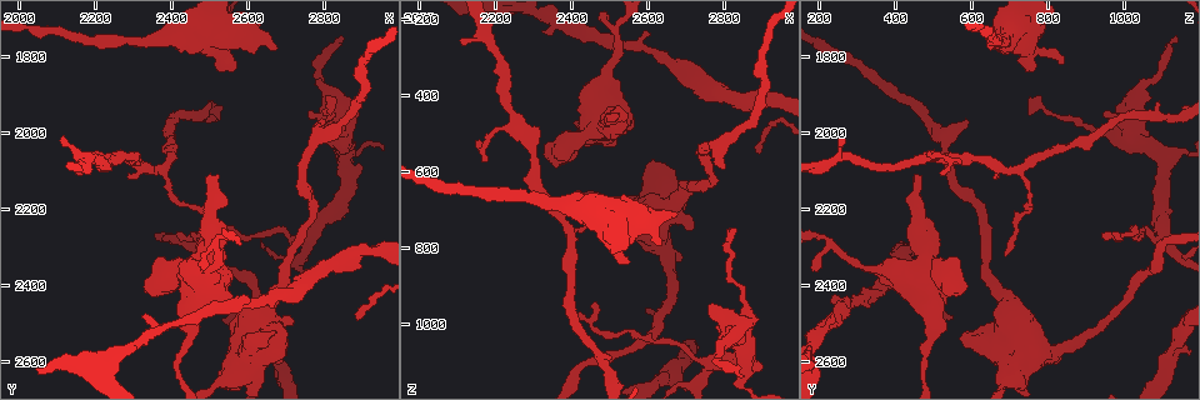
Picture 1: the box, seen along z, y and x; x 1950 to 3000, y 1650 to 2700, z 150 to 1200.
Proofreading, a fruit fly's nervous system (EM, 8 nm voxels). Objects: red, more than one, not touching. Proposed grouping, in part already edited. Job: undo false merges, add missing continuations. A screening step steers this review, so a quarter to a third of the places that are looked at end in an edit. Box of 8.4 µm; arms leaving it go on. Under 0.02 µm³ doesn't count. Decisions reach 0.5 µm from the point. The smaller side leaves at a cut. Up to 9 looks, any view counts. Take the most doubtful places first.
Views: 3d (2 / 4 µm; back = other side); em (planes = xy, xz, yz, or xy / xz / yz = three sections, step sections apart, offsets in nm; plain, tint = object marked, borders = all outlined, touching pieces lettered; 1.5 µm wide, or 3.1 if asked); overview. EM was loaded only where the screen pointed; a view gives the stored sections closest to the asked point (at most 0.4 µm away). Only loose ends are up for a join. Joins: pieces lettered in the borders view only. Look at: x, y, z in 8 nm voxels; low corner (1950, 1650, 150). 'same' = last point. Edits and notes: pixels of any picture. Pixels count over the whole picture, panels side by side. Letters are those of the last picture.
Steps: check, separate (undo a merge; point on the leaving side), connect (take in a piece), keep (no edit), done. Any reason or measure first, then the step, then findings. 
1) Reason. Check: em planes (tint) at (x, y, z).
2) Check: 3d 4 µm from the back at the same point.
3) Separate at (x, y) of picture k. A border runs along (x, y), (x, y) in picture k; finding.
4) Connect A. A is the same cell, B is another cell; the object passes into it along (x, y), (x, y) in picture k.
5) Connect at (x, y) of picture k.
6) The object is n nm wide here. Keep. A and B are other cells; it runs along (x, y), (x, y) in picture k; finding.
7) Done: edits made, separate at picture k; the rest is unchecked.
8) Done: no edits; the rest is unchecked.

Tapers out. Check: 3d 4 µm at (2845, 1760, 1140).

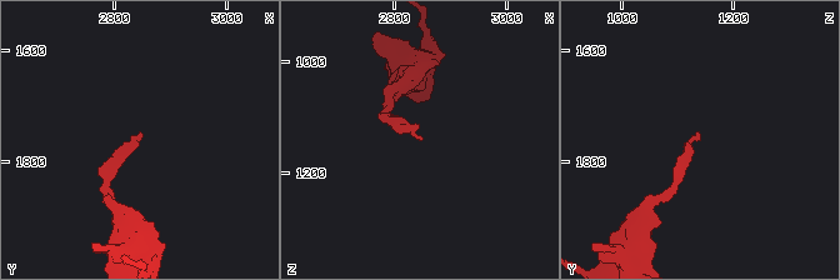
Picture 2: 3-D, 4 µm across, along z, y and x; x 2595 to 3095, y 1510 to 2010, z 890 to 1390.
Now the EM. Check: em planes (borders) at (2845, 1755, 1145).

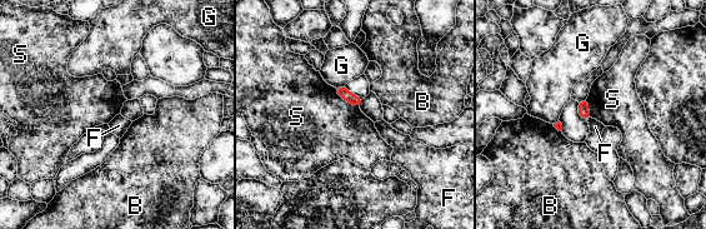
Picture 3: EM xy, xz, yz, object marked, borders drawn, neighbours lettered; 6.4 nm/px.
The longest contact is with S, 220 nm. Keep. B, F, G and S are other cells; a border runs along (334, 88), (340, 96), (359, 108) in picture 3; no lettered piece goes on from it.

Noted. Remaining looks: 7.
Free end. Check: em planes (borders) at (2500, 2110, 465).

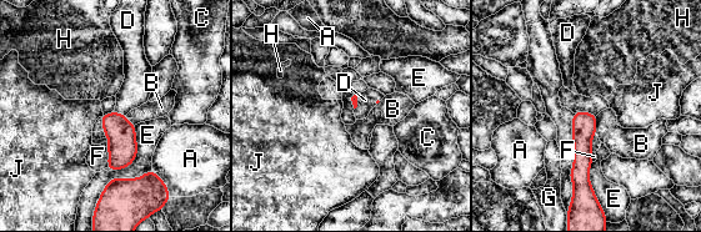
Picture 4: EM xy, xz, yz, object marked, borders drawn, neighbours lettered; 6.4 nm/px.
Connect D. D is the same cell, A, B, C, E, F, G, H and J are other cells; the object passes into it along (123, 149), (119, 114), (136, 87) in picture 4; it goes on there.

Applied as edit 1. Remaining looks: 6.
Check: em planes (tint) at (2800, 1970, 585).

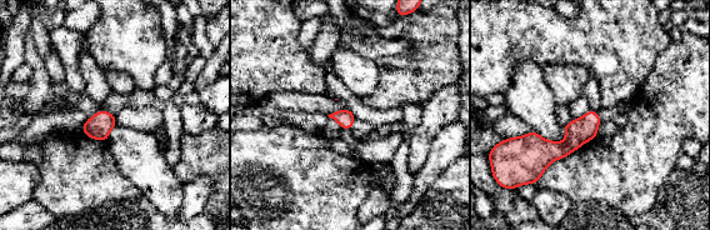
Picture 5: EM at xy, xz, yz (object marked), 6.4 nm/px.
See the neighbours. Check: em planes (borders) at the same point.

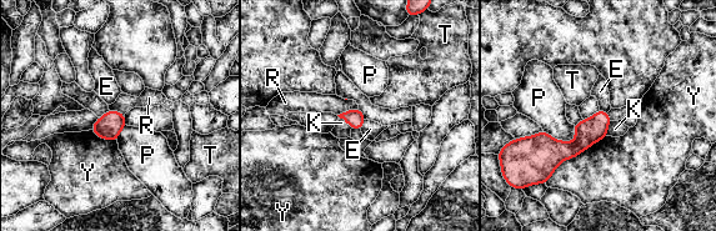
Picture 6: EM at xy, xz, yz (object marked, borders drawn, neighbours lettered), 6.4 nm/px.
The object is 110 nm wide here; the longest contact is with Y, 500 nm. Keep. E, K, P, R, T and Y are other cells; none of them fits.

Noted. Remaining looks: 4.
Thick end. Check: 3d 4 µm at (2570, 1830, 745).

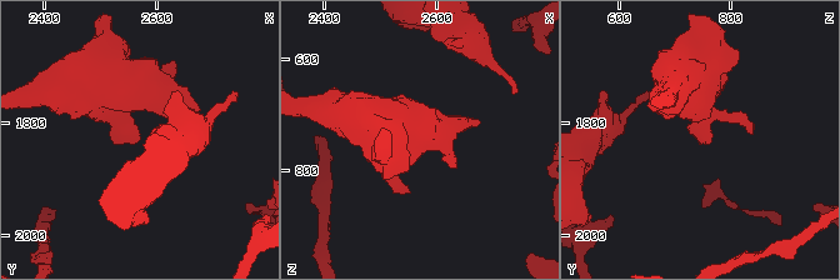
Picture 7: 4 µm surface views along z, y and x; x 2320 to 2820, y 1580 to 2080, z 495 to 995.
Check: em planes (borders) at (2570, 1825, 745).

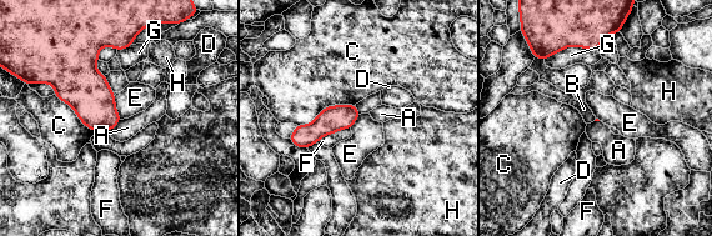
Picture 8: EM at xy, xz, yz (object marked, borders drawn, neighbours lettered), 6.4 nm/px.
Keep. A, B, C, D, E, F, G and H are other cells; a border runs along (114, 95), (114, 105), (121, 119) in picture 8; none of them fits.

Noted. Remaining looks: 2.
Done: edits made, connect at picture 4; the rest is unchecked.

